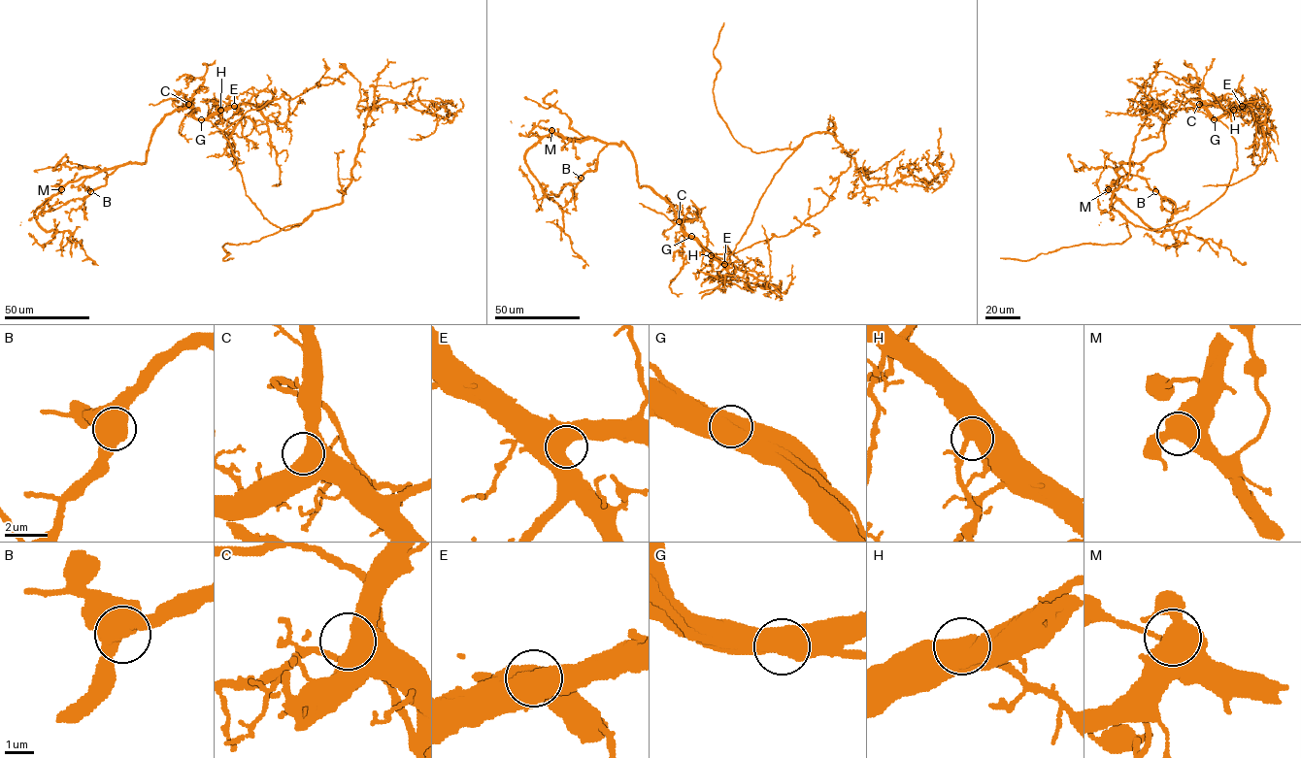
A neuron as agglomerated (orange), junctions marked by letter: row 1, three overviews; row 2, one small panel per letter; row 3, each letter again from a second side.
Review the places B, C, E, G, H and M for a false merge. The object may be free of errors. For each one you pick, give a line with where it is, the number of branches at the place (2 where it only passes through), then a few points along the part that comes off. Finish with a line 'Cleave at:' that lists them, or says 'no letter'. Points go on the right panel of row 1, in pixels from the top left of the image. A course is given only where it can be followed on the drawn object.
G: place (1214, 119); branches 2; course (1215, 119), (1236, 142), (1226, 190), (1149, 230), (1110, 207), (1163, 102), (1164, 122), (1106, 115)
Cleave at: G

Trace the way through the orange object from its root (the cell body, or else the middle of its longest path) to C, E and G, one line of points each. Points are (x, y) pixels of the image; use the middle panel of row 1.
C: (727, 259), (717, 257), (691, 238), (679, 221)
E: (727, 259), (717, 257), (696, 239), (724, 264)
G: (727, 259), (717, 257), (691, 237)

